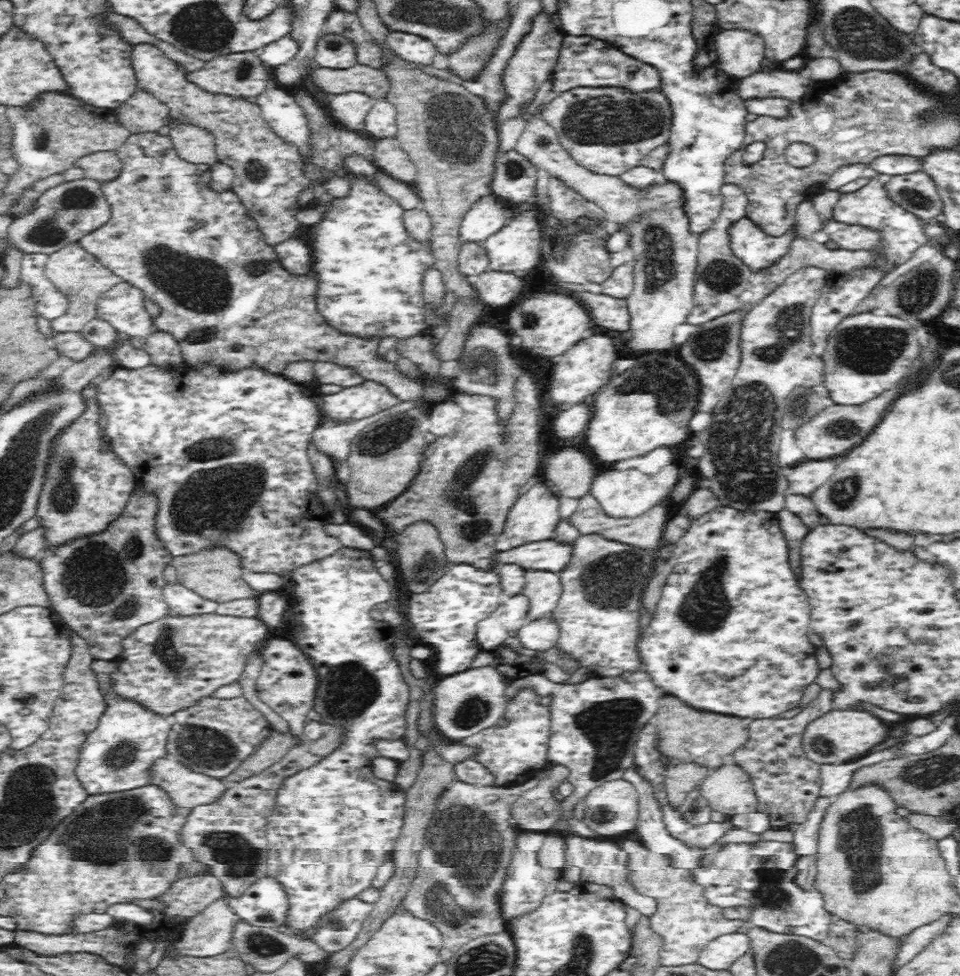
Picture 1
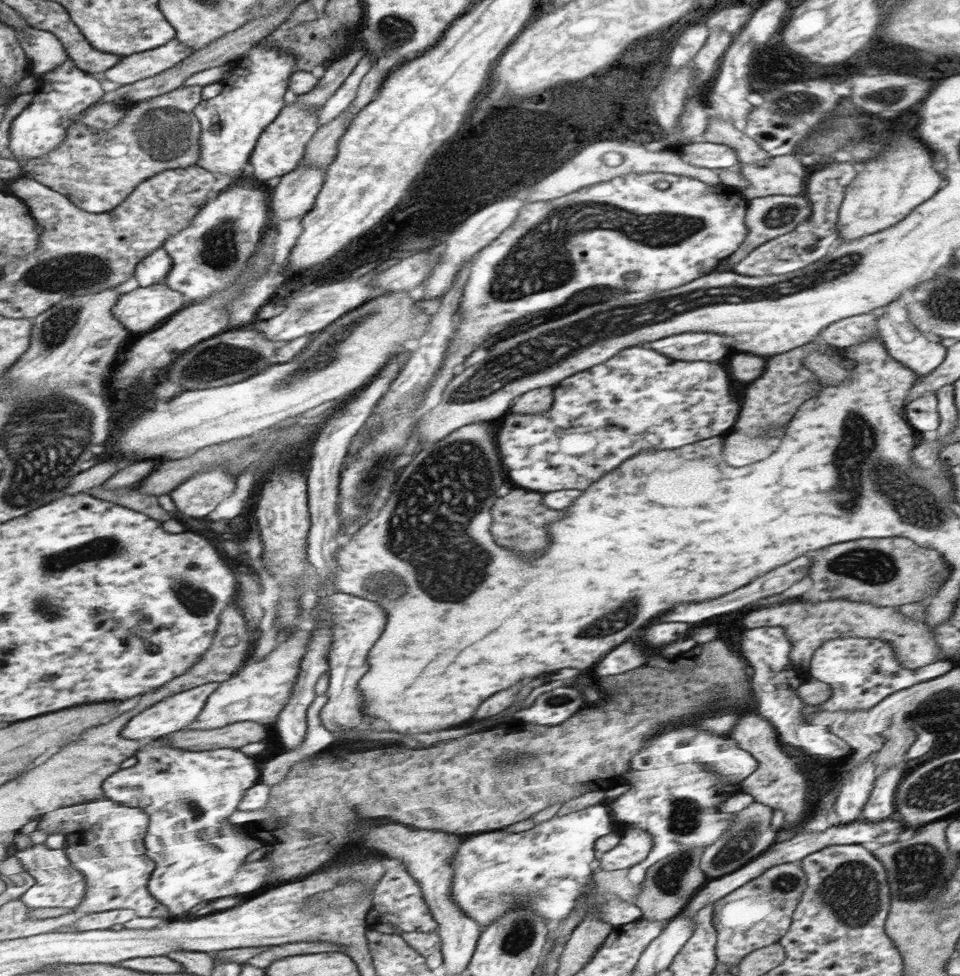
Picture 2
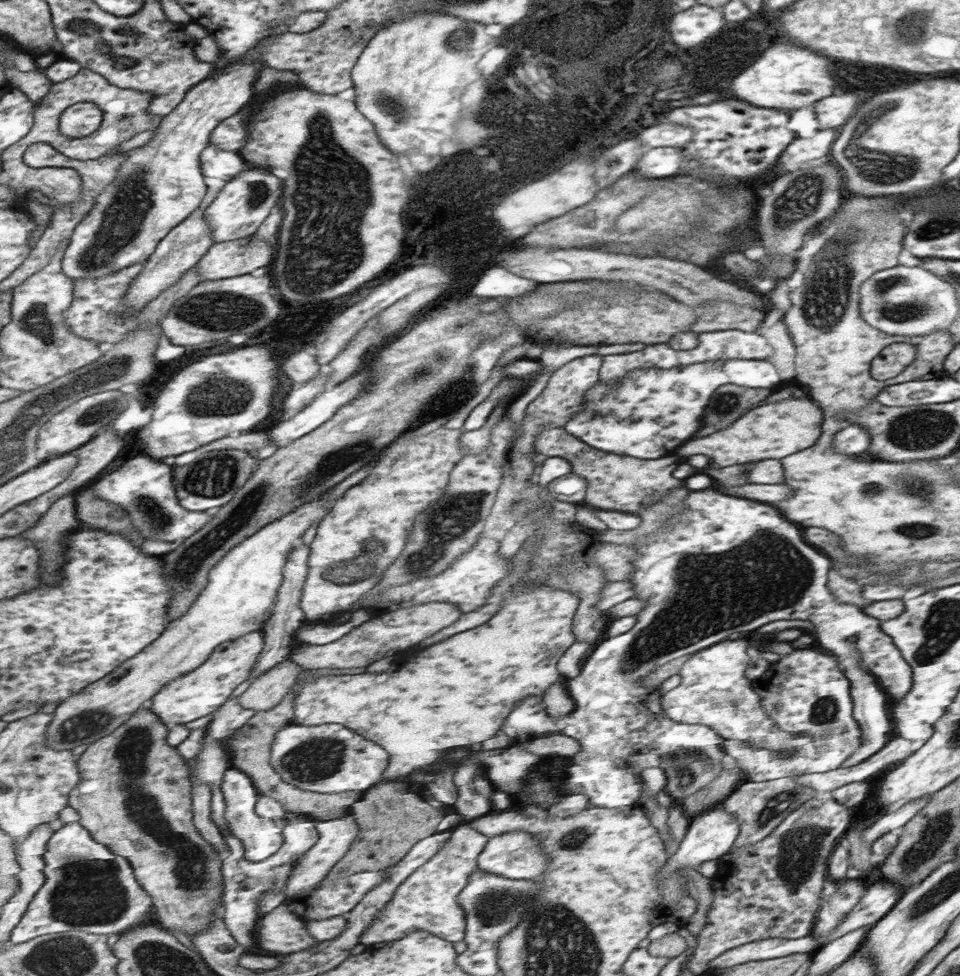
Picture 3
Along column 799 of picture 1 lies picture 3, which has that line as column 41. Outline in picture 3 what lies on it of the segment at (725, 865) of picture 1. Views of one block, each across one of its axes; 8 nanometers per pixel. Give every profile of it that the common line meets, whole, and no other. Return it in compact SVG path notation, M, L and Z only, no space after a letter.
M79 820L55 831L43 858L47 864L44 870L47 881L13 929L11 945L69 931L123 936L141 926L158 924L153 898L136 880L133 864L113 854L107 844L97 842Z

